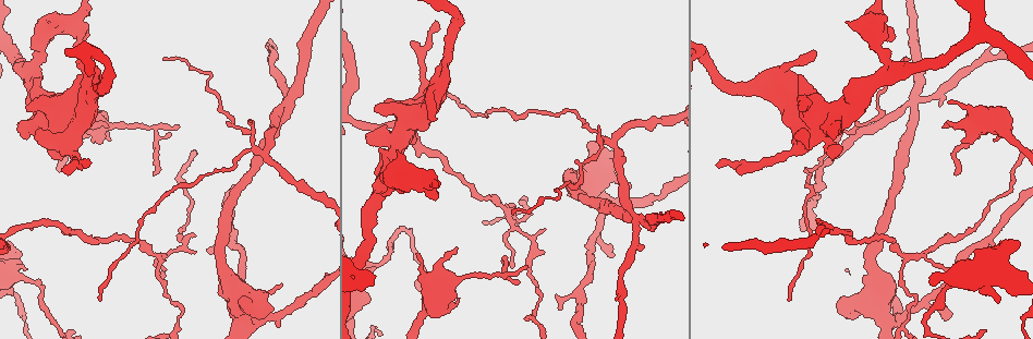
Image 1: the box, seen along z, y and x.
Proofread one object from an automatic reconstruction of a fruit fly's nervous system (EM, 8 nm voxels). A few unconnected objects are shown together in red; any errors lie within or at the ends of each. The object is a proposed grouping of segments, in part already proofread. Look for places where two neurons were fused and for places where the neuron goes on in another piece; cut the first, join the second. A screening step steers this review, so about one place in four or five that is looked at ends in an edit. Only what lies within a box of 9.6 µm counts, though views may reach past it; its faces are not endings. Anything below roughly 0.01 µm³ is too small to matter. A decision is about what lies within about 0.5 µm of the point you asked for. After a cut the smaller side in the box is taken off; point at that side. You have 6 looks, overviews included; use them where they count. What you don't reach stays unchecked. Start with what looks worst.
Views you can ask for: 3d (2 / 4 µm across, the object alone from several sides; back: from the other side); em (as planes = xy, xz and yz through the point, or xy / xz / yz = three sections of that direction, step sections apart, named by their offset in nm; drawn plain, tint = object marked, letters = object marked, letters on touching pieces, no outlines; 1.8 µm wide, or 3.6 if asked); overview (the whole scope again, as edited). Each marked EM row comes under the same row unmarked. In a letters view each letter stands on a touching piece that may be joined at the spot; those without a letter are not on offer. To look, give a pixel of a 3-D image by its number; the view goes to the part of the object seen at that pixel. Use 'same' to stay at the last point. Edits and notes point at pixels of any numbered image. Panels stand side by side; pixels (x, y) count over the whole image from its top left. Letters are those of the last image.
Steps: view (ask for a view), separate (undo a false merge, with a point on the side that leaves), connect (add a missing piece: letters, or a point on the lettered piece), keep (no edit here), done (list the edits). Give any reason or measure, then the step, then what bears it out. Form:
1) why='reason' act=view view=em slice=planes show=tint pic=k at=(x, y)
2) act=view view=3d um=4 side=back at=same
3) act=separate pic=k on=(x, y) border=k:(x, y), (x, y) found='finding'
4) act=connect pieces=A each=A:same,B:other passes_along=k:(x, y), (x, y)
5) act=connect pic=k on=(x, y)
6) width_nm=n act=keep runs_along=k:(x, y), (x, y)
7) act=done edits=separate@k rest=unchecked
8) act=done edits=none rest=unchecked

why='four arms meet' act=view view=em slice=planes show=letters pic=1 at=(912, 108)

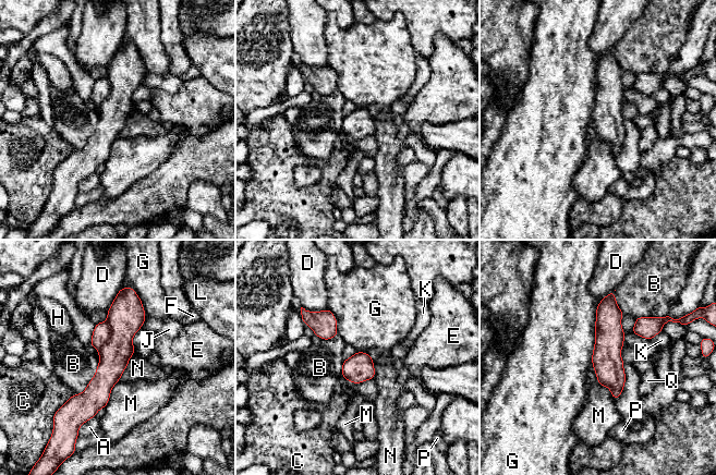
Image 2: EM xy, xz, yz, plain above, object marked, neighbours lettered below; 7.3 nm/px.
act=separate pic=2 on=(101, 332) each=A:other,B:other,C:other,D:other,E:other,F:other,G:other,H:other,J:other,K:other,L:other,M:other,N:other,P:other,Q:other found='two neurons meet here'

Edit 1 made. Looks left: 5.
act=view view=overview

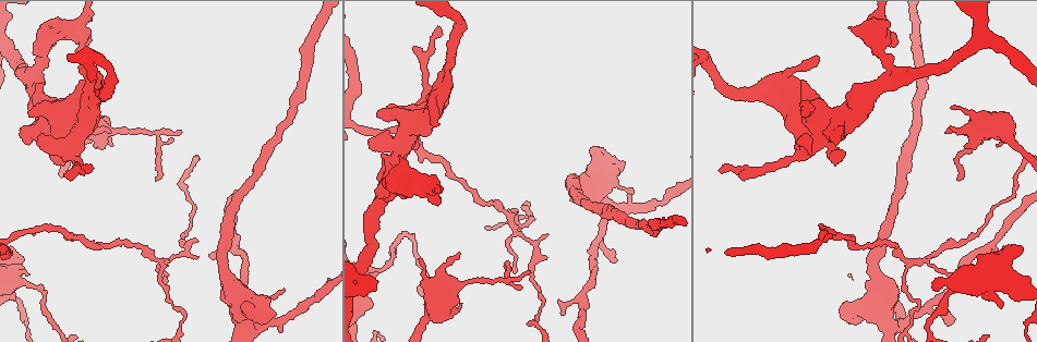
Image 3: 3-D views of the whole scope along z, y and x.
act=view view=3d um=2 side=back pic=3 at=(95, 146)

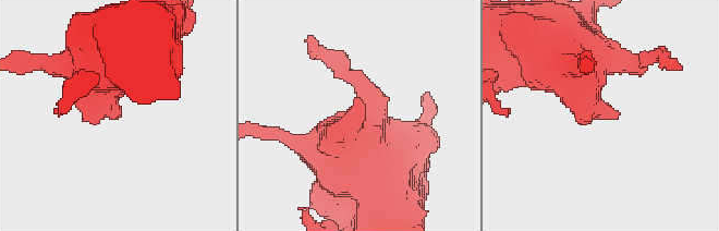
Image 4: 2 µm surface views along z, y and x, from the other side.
act=view view=em slice=yz step=4 show=tint pic=4 at=(112, 115)

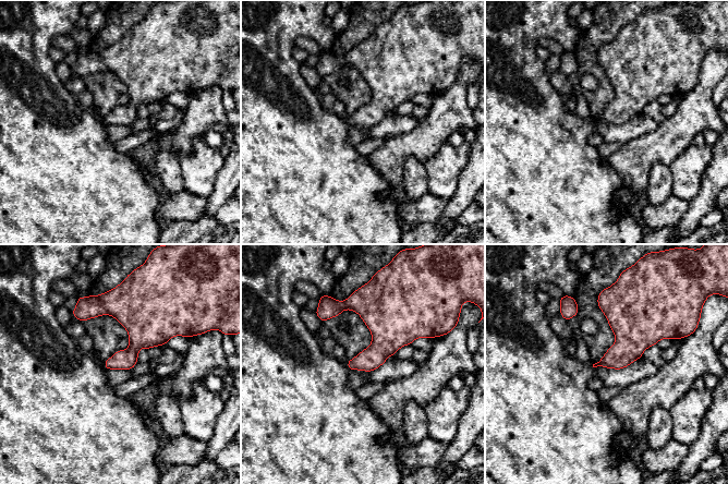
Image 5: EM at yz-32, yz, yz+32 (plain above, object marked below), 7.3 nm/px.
why='cut it another way' act=view view=em slice=planes show=letters at=same

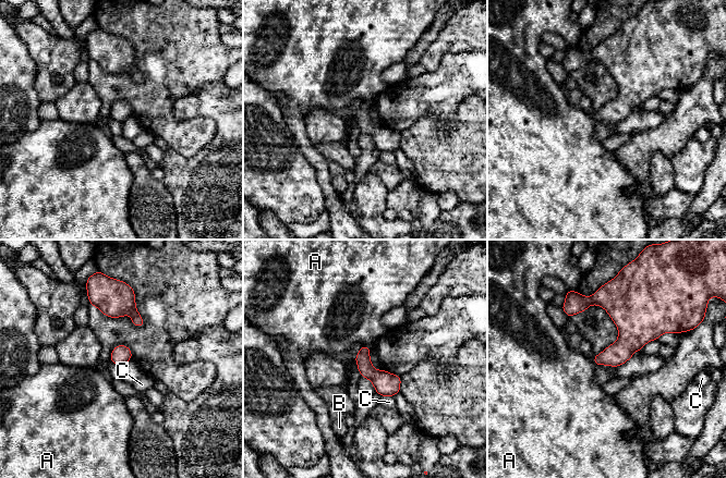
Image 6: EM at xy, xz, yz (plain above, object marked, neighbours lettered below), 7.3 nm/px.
act=keep each=A:other,B:other,C:other border=6:(362, 345), (370, 347) found='none of them fits'

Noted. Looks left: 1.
act=done edits=separate@2 rest=unchecked

